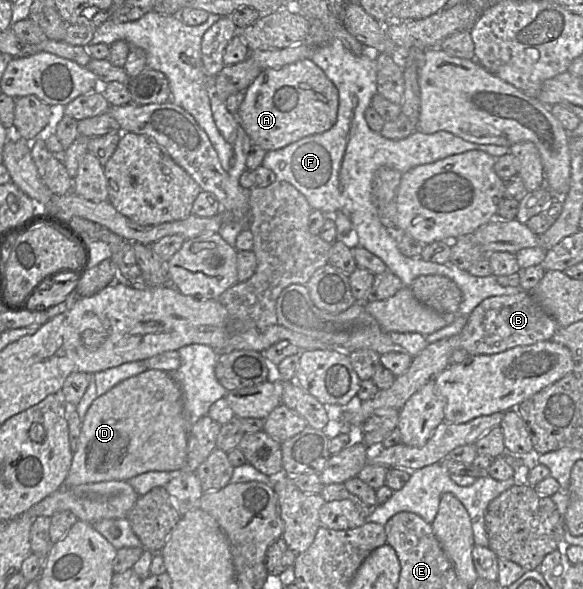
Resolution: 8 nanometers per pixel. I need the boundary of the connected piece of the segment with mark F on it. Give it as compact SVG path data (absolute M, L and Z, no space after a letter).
M309 20L310 38L300 44L315 46L310 60L324 71L338 90L337 120L333 127L324 133L305 137L282 149L267 151L262 166L273 171L277 180L292 184L306 197L313 210L319 210L327 216L337 212L344 213L353 225L355 242L379 257L388 269L400 278L404 286L410 287L414 279L422 275L441 275L454 281L463 294L458 311L463 317L468 317L487 298L521 292L519 286L500 285L494 275L477 277L450 263L438 264L425 261L421 256L403 255L398 249L397 233L381 222L372 203L372 180L375 172L381 167L388 167L404 174L414 167L472 150L480 150L498 158L508 154L509 147L471 143L447 131L424 134L415 130L401 140L390 140L381 133L372 131L366 122L365 111L378 93L375 54L352 54L317 20Z

